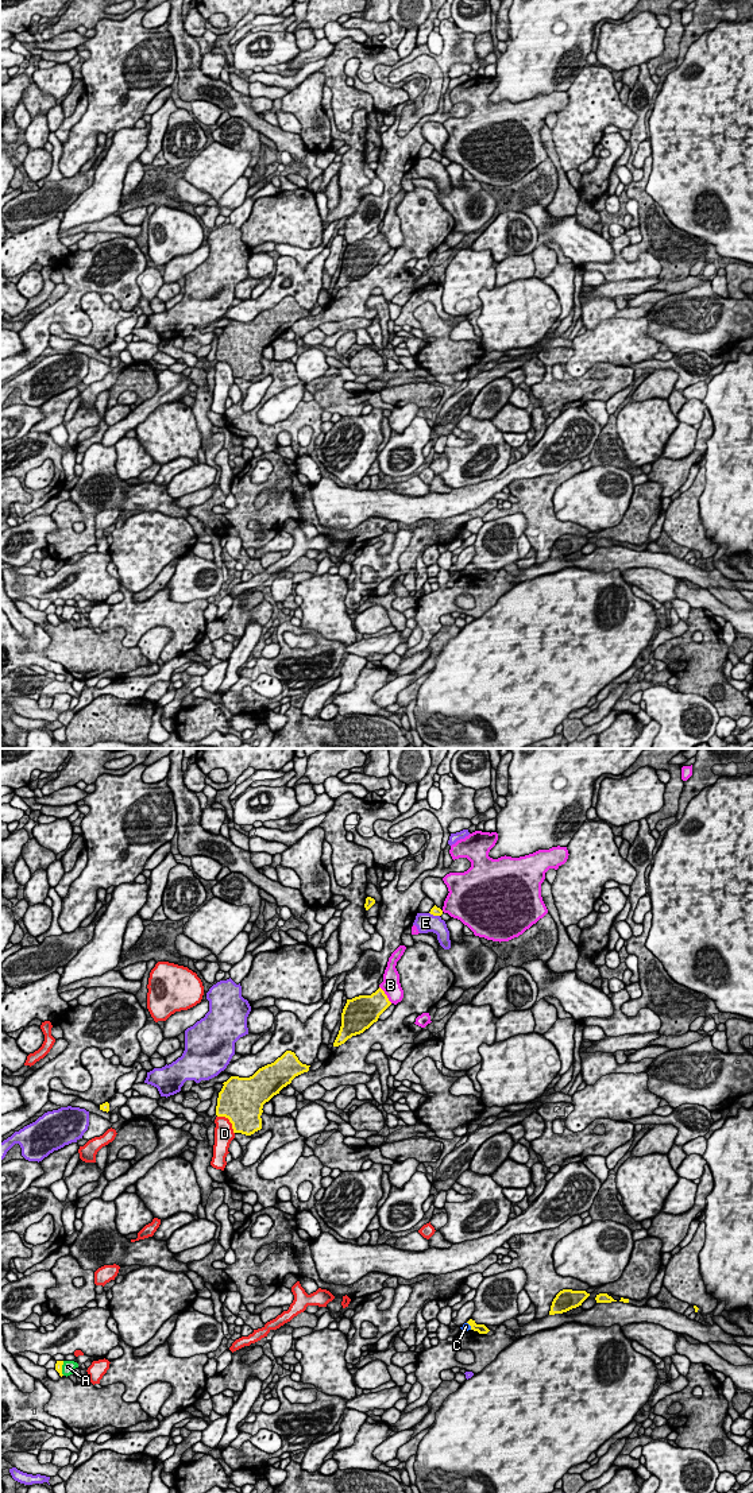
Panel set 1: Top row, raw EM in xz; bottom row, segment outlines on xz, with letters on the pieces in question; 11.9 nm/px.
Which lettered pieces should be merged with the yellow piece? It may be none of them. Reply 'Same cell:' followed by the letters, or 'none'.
Same cell: C

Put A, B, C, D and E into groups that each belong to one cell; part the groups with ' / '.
A / B / C / D / E

